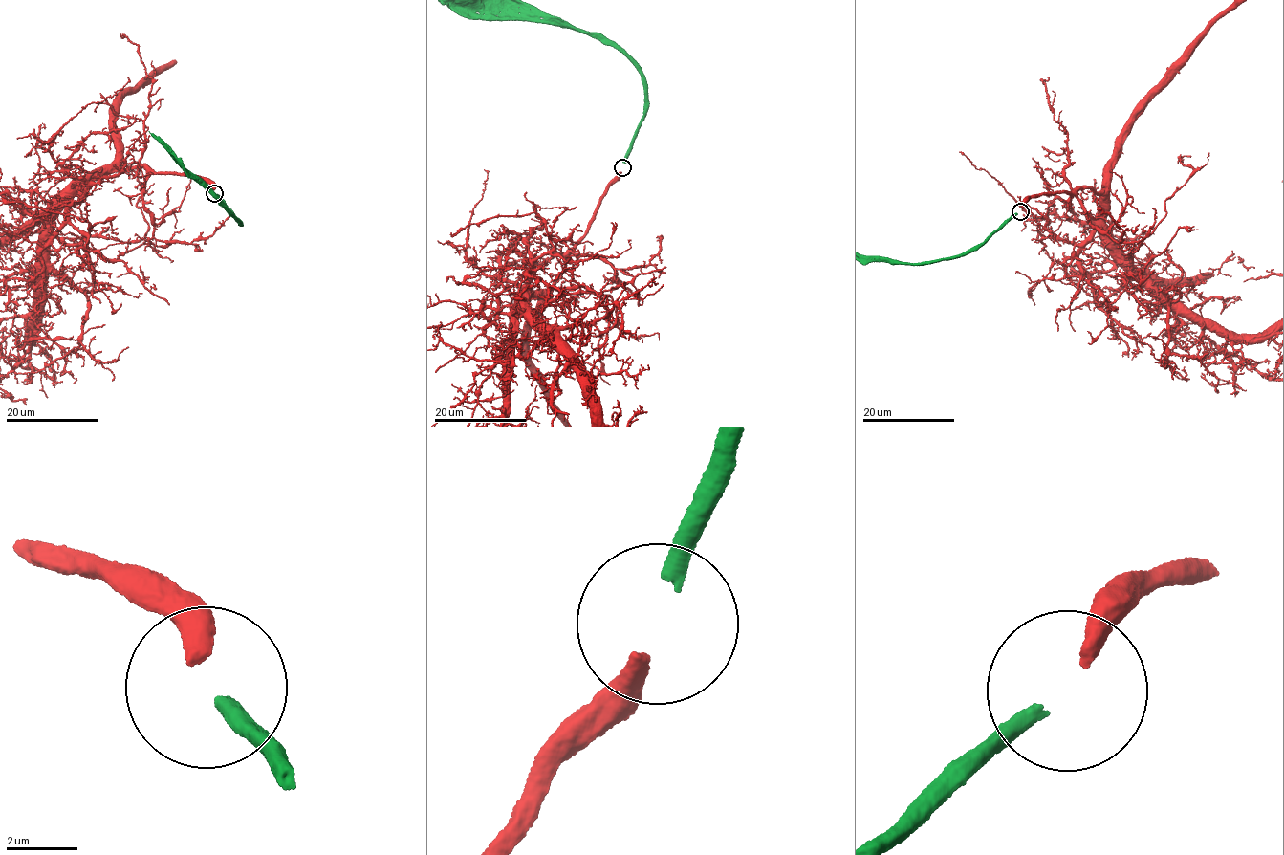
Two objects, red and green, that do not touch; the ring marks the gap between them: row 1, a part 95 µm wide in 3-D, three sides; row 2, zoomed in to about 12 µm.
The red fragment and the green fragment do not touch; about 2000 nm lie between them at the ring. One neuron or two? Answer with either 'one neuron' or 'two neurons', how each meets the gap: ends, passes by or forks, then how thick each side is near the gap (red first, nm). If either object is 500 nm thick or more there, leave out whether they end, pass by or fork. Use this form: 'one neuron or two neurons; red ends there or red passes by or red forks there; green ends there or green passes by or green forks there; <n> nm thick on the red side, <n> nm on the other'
one neuron; red ends there; green ends there; 440 nm thick on the red side, 440 nm on the other

